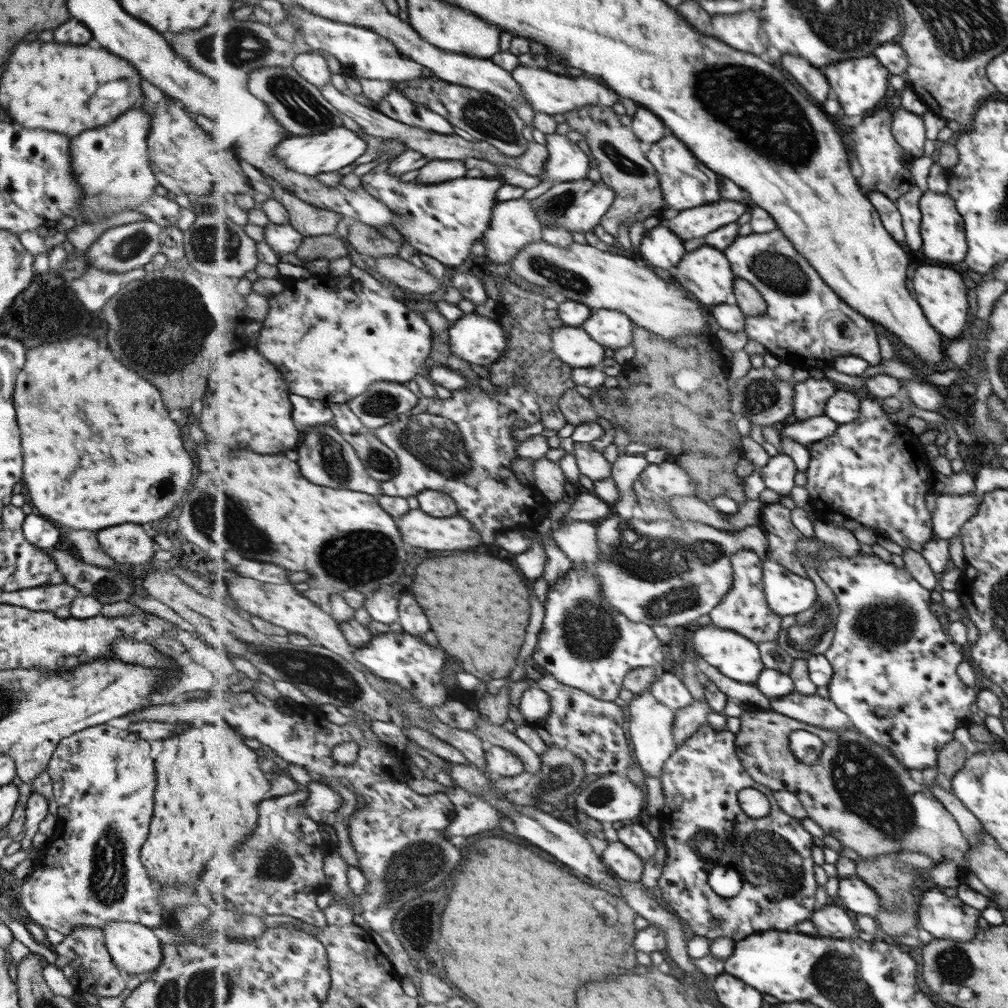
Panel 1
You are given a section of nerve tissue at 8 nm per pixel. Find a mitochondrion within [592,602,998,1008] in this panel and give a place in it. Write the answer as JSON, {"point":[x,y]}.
{"point":[867,787]}

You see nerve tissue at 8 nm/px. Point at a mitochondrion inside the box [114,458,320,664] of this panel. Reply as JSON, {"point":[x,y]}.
{"point":[227,519]}

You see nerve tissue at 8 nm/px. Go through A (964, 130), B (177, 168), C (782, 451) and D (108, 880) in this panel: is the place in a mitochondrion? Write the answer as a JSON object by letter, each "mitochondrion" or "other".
{"A":"other","B":"other","C":"other","D":"mitochondrion"}

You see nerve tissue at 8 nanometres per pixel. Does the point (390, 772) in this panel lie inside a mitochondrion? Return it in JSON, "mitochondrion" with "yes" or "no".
{"mitochondrion":"no"}

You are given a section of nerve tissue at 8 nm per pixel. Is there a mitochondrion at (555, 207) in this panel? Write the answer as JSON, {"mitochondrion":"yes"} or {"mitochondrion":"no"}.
{"mitochondrion":"yes"}

